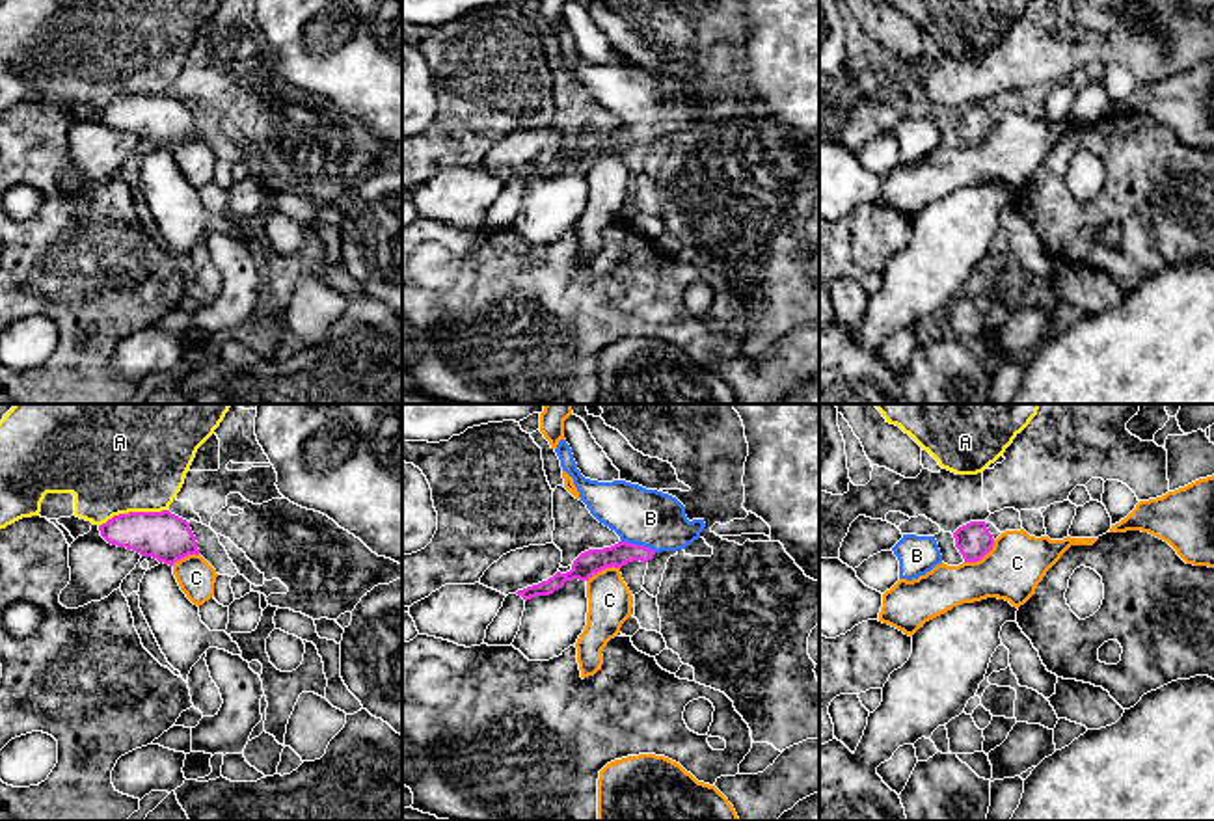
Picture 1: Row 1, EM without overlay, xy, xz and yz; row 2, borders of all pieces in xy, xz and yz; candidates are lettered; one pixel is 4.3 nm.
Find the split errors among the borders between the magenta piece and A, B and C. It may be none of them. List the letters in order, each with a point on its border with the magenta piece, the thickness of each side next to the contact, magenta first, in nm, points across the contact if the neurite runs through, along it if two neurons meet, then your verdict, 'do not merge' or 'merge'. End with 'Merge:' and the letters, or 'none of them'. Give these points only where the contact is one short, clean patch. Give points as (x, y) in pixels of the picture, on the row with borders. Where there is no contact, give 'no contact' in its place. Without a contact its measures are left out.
A: meets magenta in xy at (133, 512); 200 nm thick on the magenta side, 500 nm on the other; border along xy (166, 509), (120, 512), (99, 525); do not merge
B: meets magenta in xz at (639, 546); 110 nm thick on the magenta side, 240 nm on the other; runs through xz (593, 561), (639, 546), (650, 518); merge
C: meets magenta in yz at (982, 557); 150 nm thick on the magenta side, 260 nm on the other; border along yz (995, 540), (980, 559), (965, 563); do not merge
Merge: B

